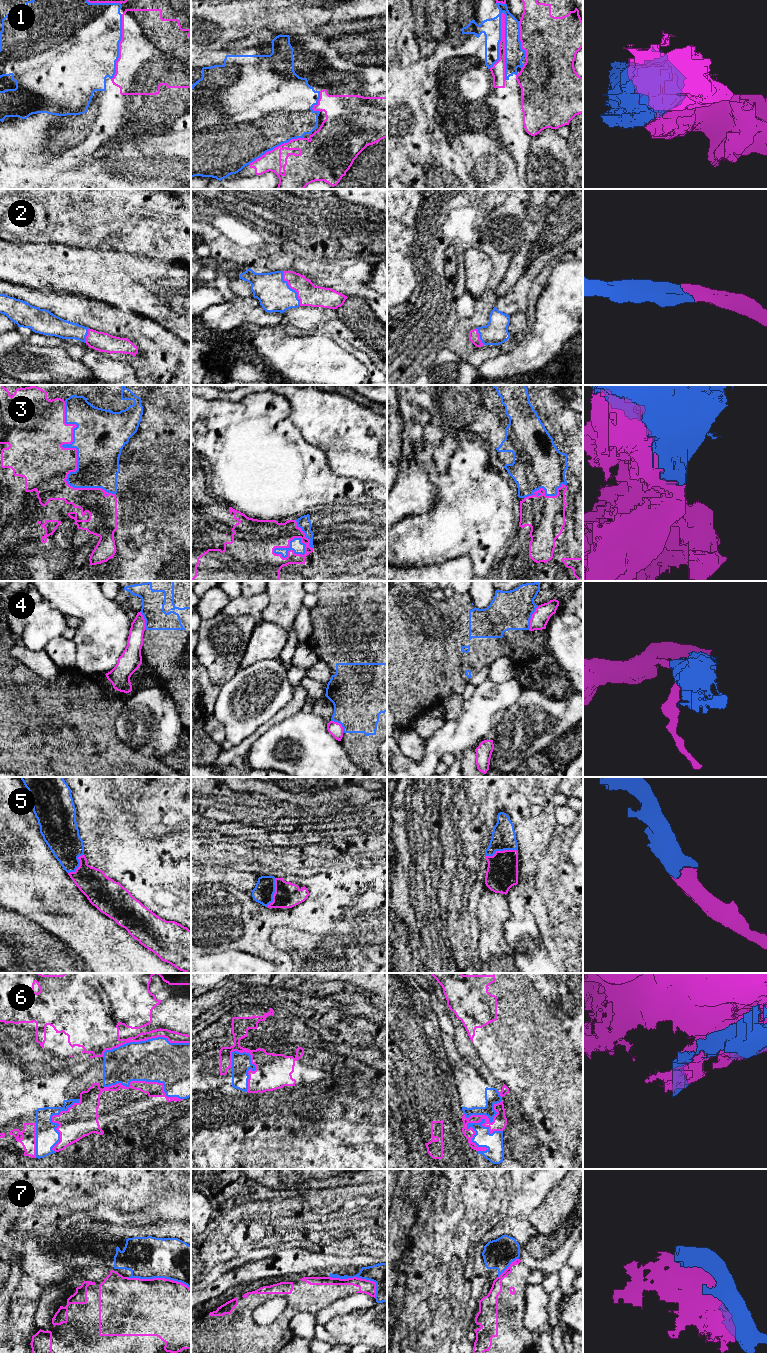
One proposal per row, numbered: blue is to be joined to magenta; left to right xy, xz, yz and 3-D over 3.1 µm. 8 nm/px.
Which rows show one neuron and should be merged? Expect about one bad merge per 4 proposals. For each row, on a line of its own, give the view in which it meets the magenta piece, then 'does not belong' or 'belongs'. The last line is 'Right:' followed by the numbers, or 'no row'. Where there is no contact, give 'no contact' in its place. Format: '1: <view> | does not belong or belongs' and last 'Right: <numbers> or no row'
1: yz | does not belong
2: xz | belongs
3: xy | belongs
4: yz | does not belong
5: yz | belongs
6: yz | does not belong
7: xy | does not belong
Right: 2, 3, 5

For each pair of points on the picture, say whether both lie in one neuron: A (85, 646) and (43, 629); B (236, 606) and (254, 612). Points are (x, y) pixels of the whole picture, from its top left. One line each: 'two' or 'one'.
A: two
B: one

